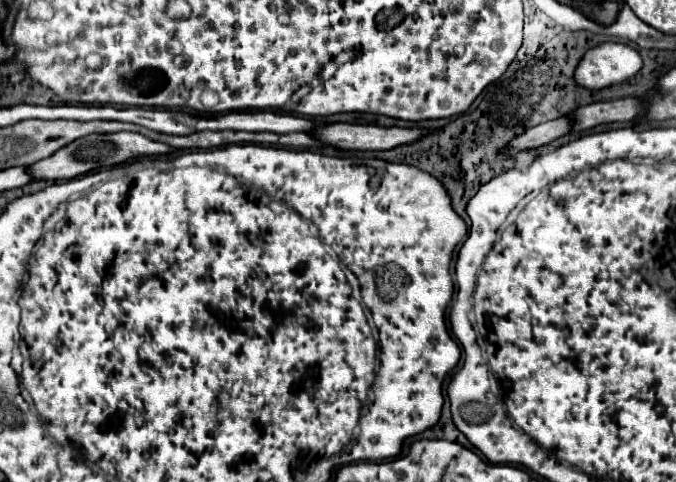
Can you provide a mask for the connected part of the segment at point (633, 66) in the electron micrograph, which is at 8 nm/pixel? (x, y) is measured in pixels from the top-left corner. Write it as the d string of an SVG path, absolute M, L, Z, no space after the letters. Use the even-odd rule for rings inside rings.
M602 43L590 49L576 69L576 83L588 89L602 89L634 77L642 67L638 51L622 43Z

